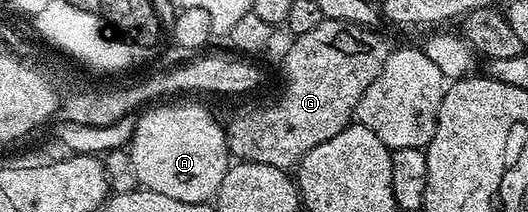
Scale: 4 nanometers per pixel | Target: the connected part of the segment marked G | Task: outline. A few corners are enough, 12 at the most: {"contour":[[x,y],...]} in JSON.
{"contour":[[322,18],[281,95],[227,122],[230,155],[288,171],[354,121],[391,43]]}

